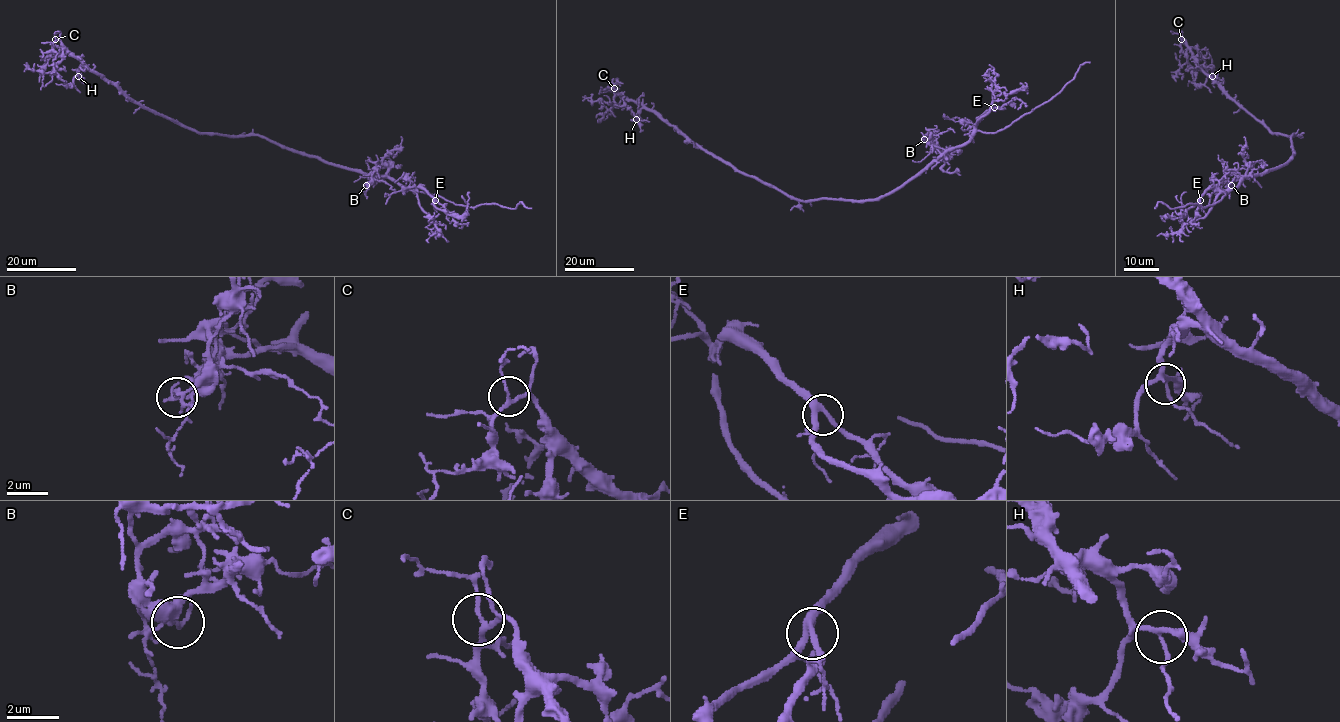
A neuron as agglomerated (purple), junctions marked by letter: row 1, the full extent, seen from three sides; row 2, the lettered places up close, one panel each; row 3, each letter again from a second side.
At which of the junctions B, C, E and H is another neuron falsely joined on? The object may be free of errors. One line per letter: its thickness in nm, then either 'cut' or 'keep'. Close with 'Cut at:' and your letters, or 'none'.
B: calibre 160 nm; cut
C: calibre 150 nm; keep
E: calibre 280 nm; keep
H: calibre 180 nm; keep
Cut at: B

